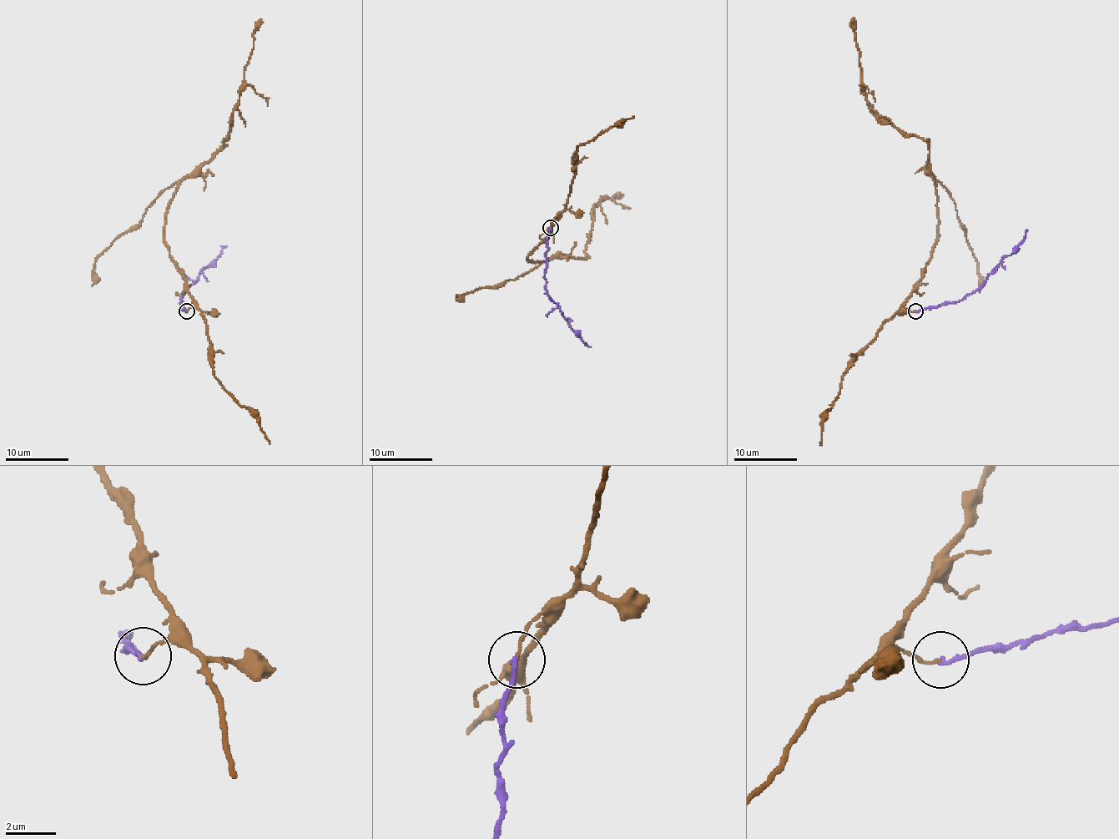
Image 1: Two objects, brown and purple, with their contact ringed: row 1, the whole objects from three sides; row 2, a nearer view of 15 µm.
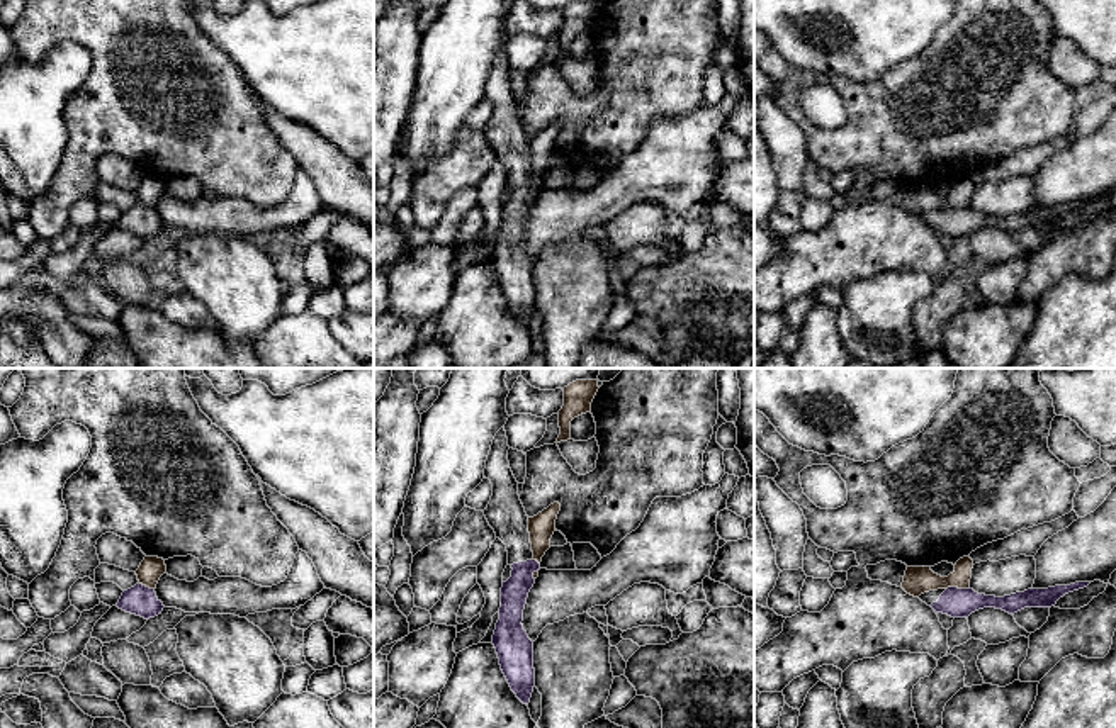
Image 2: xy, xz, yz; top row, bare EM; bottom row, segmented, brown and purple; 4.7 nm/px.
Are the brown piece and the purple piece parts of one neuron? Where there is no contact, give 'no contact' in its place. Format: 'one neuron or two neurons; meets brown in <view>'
two neurons; meets brown in yz

